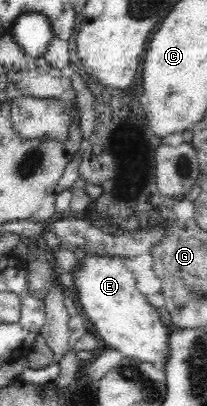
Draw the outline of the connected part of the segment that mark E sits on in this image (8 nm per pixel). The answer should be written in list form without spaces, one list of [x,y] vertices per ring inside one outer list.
[[[75,252],[77,257],[77,261],[79,261],[79,264],[77,264],[77,268],[75,268],[75,272],[71,273],[71,280],[73,281],[73,286],[67,288],[64,287],[64,289],[67,291],[67,293],[76,300],[76,304],[78,305],[78,308],[80,309],[80,312],[82,314],[85,314],[87,318],[89,319],[89,322],[93,324],[95,327],[95,332],[101,336],[101,343],[104,346],[107,347],[113,347],[119,349],[121,351],[122,356],[125,357],[131,357],[136,358],[144,363],[155,363],[155,367],[158,369],[163,369],[166,364],[166,356],[169,355],[170,348],[167,348],[167,345],[169,344],[169,338],[170,335],[170,327],[163,326],[161,324],[161,320],[159,319],[159,314],[157,314],[156,309],[149,303],[148,299],[137,289],[137,280],[135,279],[135,276],[133,275],[133,272],[126,266],[126,258],[122,258],[121,256],[87,256],[86,254],[81,254],[79,252]]]

